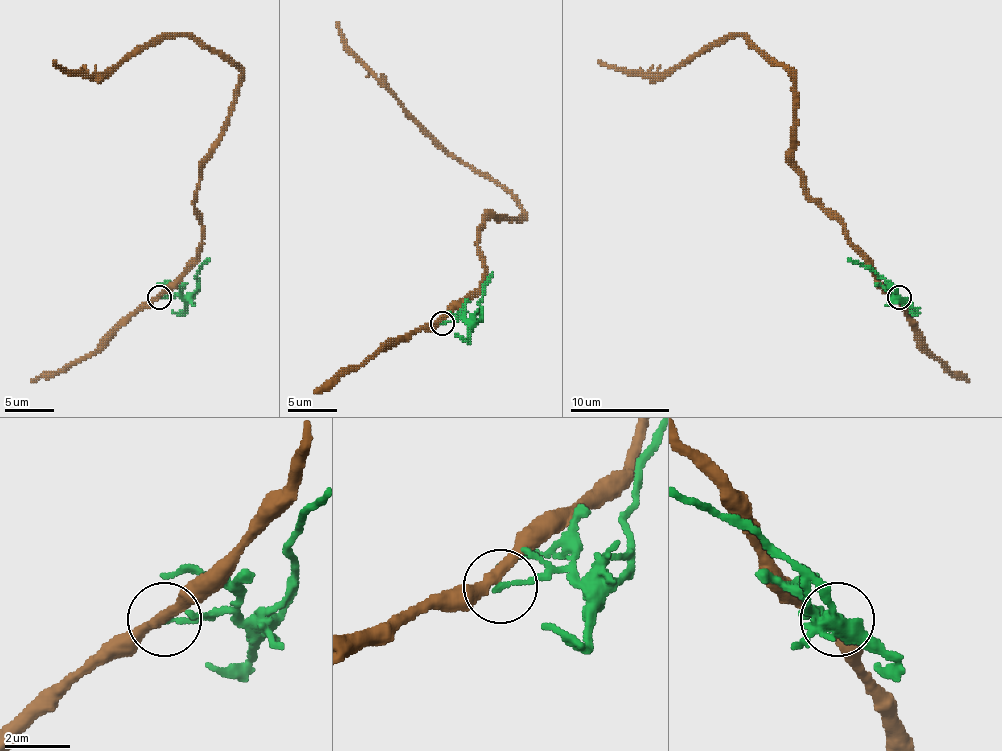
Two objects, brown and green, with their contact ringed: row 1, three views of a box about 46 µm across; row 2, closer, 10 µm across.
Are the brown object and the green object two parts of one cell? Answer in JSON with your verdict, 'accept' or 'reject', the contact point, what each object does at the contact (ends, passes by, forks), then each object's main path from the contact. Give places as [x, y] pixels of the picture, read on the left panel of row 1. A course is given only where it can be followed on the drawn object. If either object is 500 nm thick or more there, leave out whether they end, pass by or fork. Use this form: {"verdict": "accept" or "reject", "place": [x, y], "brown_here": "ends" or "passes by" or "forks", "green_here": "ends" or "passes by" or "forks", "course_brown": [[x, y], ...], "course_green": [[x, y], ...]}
{"verdict": "reject", "place": [159, 297], "brown_here": "passes by", "green_here": "ends", "course_brown": [[160, 298], [202, 243], [199, 177], [241, 70], [209, 46], [174, 36], [90, 75], [71, 75], [53, 60]], "course_green": [[160, 298], [189, 295], [197, 288], [197, 273], [209, 258]]}

